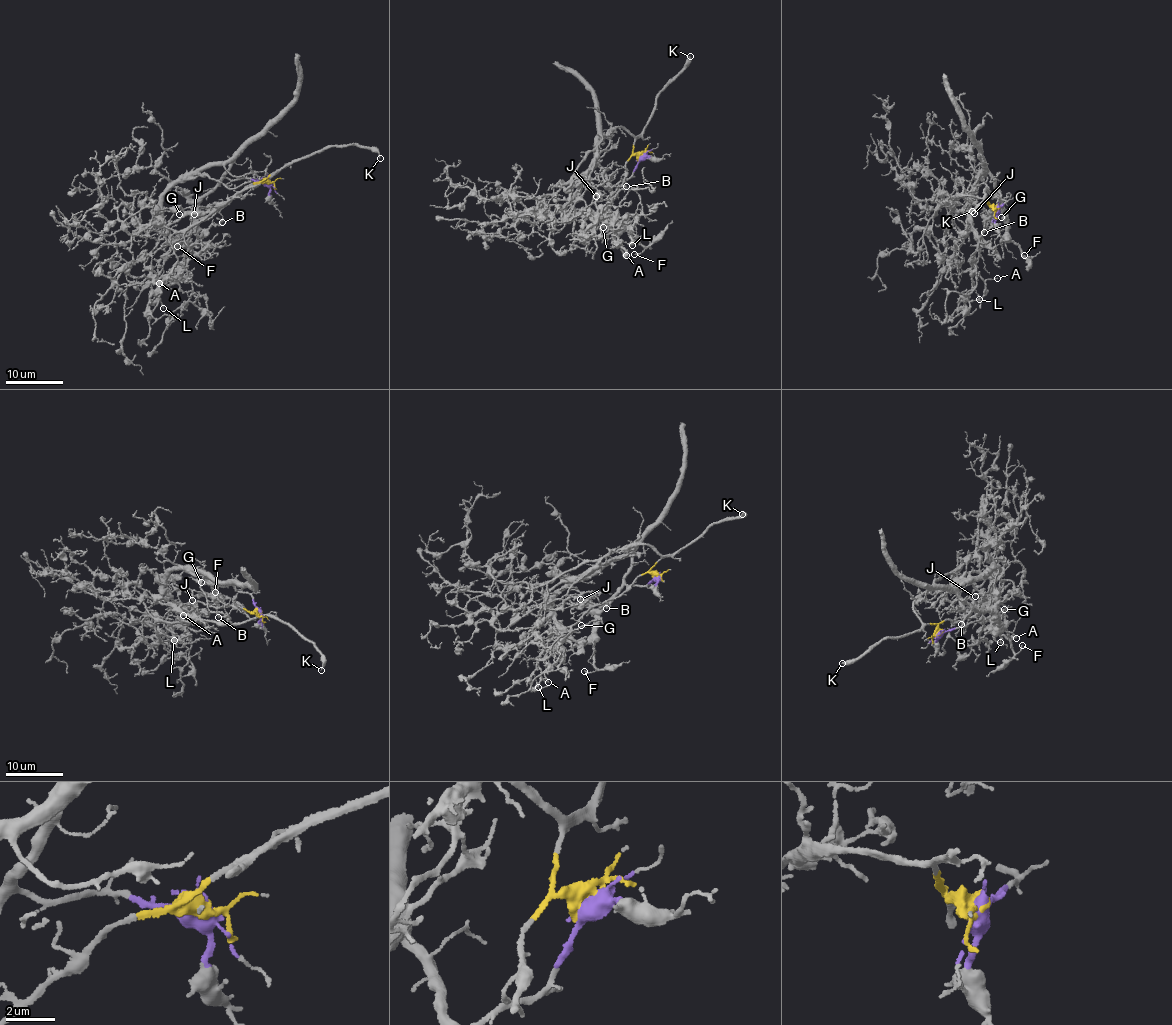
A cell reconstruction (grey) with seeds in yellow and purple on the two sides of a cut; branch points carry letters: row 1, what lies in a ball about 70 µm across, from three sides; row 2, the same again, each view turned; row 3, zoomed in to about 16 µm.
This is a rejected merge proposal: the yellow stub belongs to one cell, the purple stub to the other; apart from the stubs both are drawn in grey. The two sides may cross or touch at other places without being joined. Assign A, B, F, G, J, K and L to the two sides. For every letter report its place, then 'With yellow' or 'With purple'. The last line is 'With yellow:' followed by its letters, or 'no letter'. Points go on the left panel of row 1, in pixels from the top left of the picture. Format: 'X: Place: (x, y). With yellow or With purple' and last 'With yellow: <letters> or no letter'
A: Place: (159, 283). With yellow
B: Place: (222, 222). With yellow
F: Place: (177, 246). With purple
G: Place: (179, 214). With purple
J: Place: (194, 214). With yellow
K: Place: (380, 158). With yellow
L: Place: (163, 308). With yellow
With yellow: A, B, J, K, L

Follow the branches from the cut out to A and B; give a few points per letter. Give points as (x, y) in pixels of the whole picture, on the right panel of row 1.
A: (996, 207), (988, 203), (990, 216), (982, 221), (984, 225), (970, 262), (974, 273), (984, 281), (997, 278)
B: (996, 207), (988, 203), (989, 216), (984, 233)

